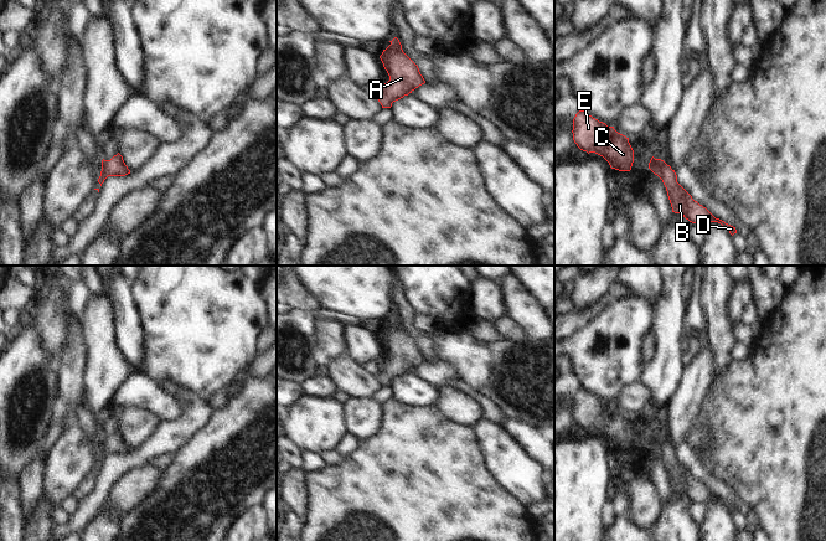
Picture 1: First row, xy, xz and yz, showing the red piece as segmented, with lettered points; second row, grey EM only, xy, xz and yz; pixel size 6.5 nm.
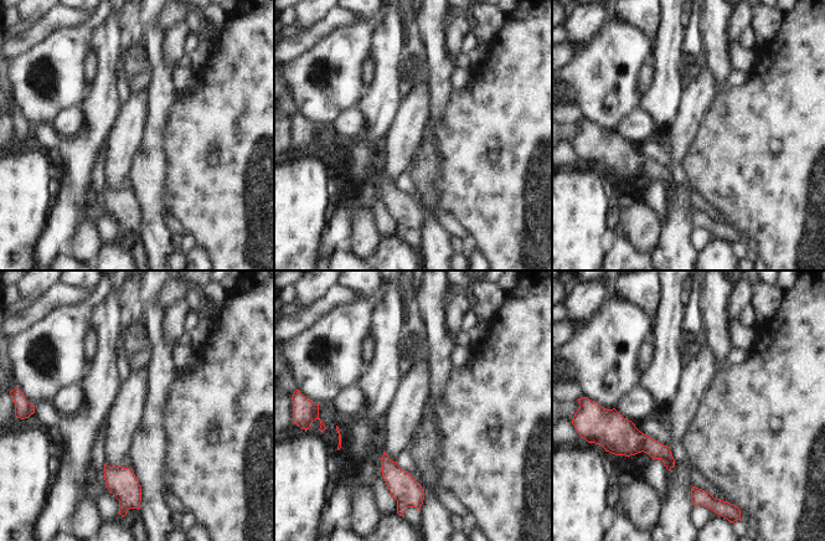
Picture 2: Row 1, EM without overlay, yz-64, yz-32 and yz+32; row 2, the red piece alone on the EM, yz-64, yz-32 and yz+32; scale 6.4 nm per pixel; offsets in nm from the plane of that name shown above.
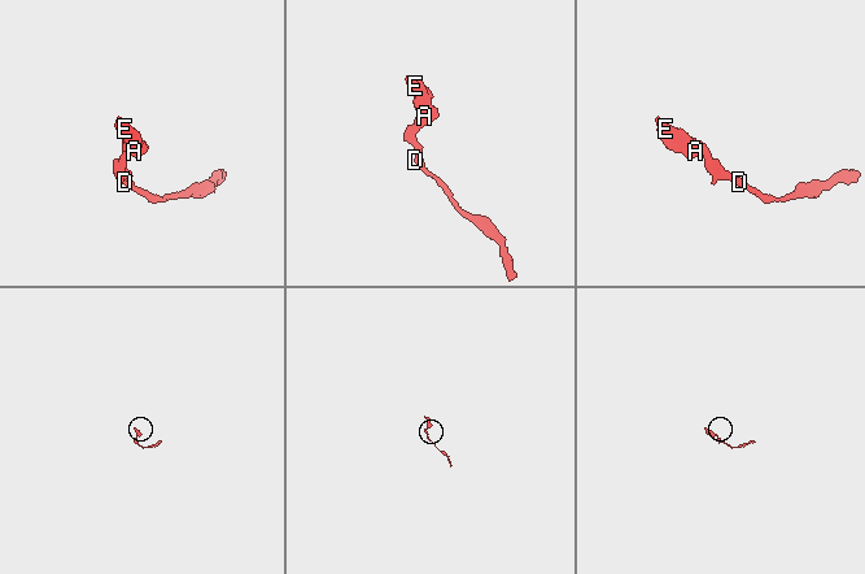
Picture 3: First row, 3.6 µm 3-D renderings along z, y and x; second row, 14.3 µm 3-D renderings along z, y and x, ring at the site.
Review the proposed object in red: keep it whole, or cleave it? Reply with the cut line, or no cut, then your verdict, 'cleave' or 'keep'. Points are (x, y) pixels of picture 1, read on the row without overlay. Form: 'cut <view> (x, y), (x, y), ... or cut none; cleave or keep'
cut none; keep

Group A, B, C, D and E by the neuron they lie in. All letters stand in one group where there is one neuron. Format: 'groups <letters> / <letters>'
groups A B C D E

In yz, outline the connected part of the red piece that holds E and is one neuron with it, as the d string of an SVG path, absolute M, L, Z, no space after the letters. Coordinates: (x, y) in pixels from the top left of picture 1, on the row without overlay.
M579 388L573 397L573 418L577 424L603 434L611 447L630 449L634 440L634 428L629 416L618 411L584 388Z

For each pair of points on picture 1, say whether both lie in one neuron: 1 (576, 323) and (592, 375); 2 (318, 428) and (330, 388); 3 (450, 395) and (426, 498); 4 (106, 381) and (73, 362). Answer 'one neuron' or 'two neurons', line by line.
1: two neurons
2: two neurons
3: two neurons
4: two neurons

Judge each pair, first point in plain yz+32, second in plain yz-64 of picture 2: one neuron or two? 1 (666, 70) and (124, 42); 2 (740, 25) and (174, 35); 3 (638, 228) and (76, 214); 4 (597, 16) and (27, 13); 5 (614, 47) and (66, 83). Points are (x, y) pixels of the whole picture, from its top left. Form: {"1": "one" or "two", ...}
{"1": "two", "2": "one", "3": "two", "4": "one", "5": "one"}

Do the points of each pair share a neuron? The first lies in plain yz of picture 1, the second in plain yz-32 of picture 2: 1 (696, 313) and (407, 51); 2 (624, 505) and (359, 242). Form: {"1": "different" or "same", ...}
{"1": "same", "2": "different"}

